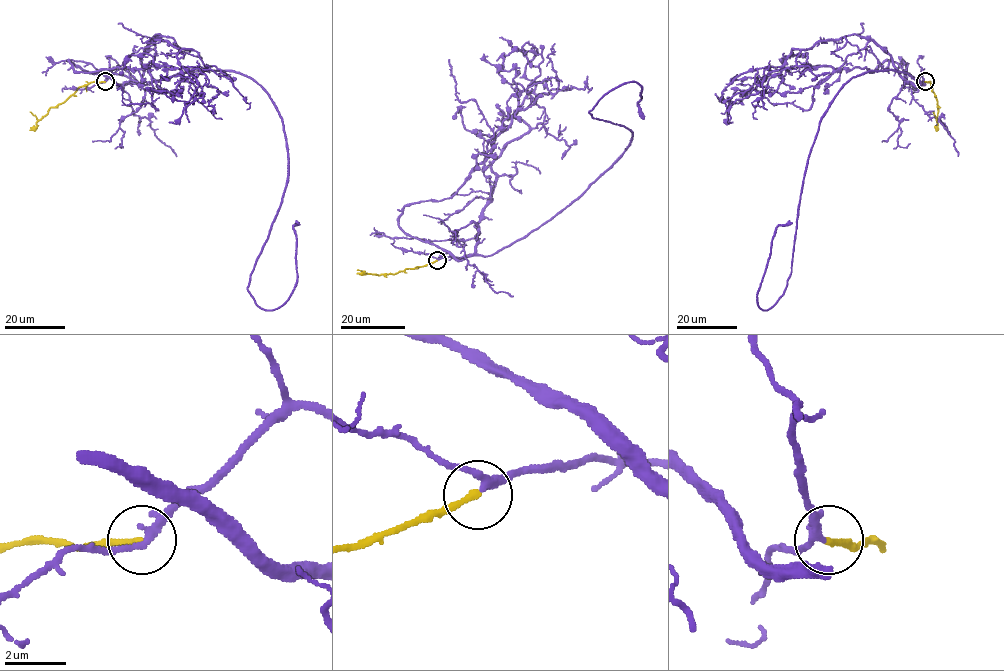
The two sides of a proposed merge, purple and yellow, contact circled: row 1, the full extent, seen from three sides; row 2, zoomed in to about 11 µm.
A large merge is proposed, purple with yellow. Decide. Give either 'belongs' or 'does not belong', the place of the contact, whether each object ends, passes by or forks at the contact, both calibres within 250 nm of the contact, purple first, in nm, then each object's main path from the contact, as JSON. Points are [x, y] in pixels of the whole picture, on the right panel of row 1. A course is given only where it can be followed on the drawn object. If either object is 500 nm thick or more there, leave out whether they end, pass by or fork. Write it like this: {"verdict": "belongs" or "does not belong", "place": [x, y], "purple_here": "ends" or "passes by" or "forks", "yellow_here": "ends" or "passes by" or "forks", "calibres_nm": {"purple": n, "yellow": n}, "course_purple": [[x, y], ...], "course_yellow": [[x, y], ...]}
{"verdict": "belongs", "place": [925, 81], "purple_here": "passes by", "yellow_here": "ends", "calibres_nm": {"purple": 240, "yellow": 220}, "course_purple": [[924, 82], [871, 70], [836, 94], [785, 290], [762, 310], [774, 229], [792, 223]], "course_yellow": [[925, 82], [932, 86], [937, 100], [936, 130]]}

